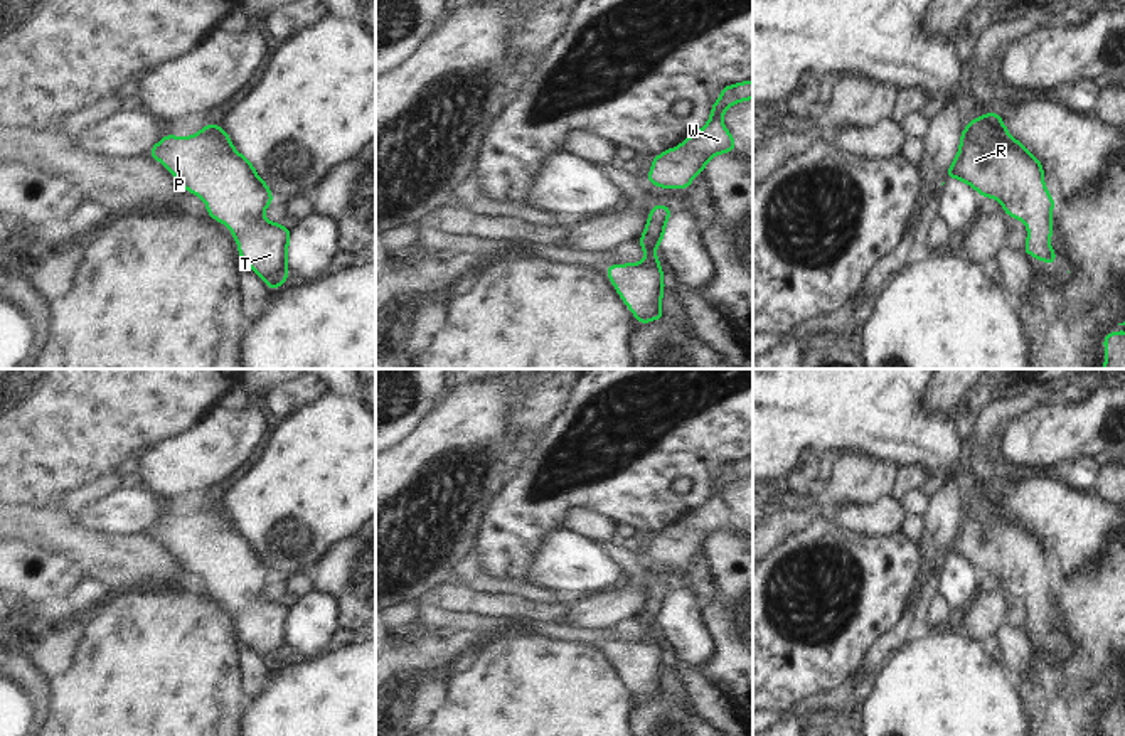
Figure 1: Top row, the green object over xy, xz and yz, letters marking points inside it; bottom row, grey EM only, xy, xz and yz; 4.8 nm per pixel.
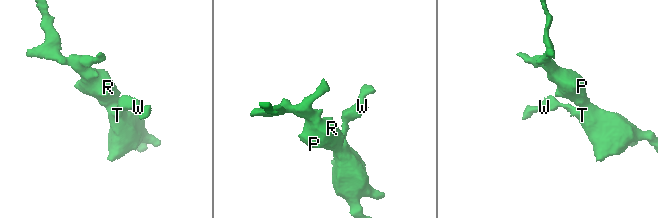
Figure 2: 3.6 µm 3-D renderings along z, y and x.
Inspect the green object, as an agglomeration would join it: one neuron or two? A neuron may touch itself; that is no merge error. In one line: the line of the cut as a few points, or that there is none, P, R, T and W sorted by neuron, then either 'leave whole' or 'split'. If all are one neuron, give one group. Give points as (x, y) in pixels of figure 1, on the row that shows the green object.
no cut; P R T W; leave whole

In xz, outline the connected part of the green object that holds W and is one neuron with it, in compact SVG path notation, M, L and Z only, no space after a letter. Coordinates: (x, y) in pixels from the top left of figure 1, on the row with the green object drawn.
M753 81L724 86L711 106L709 121L687 136L679 147L669 148L652 158L647 182L660 189L689 189L690 182L704 172L706 163L721 153L733 152L736 140L722 123L722 115L733 104L753 98Z

